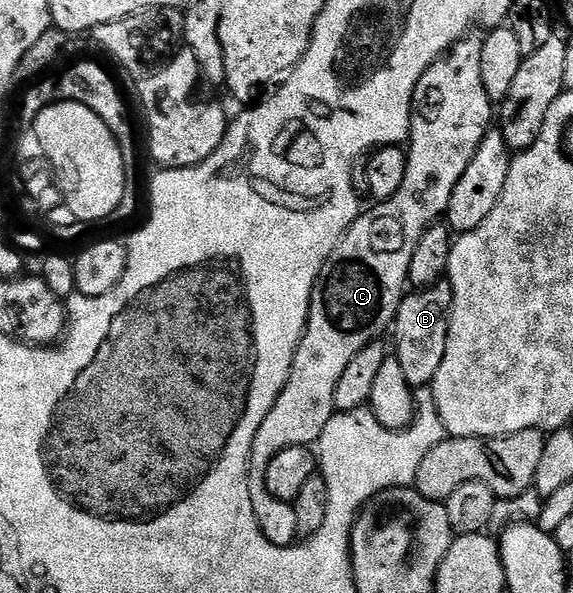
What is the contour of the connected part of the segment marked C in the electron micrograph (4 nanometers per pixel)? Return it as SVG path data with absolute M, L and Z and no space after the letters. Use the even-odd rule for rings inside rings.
M475 31L468 33L442 57L436 59L425 71L425 75L421 75L411 104L411 135L405 145L407 166L401 191L397 191L397 195L393 195L388 201L372 204L368 213L367 210L360 212L337 243L337 247L333 247L333 255L329 255L329 259L321 267L321 275L315 280L315 290L311 293L307 326L297 347L297 355L293 355L293 367L289 367L289 379L281 395L277 395L273 411L265 415L265 423L261 423L253 439L247 464L249 503L253 503L253 515L257 515L257 527L261 527L261 535L265 535L269 543L282 549L296 544L299 537L297 511L292 502L269 495L265 471L269 471L269 463L273 463L273 459L277 459L281 451L289 451L289 447L314 446L331 417L336 414L333 395L337 392L337 382L349 368L350 361L357 356L357 351L365 351L369 343L380 340L384 336L382 333L394 326L399 304L409 285L407 276L409 262L413 260L413 250L417 248L421 235L425 235L428 227L436 224L446 214L449 199L453 199L453 187L457 187L461 175L465 175L473 155L477 155L477 147L481 147L481 139L485 139L487 130L492 128L493 102L489 95L485 95L485 83L481 79L483 37L477 34Z

